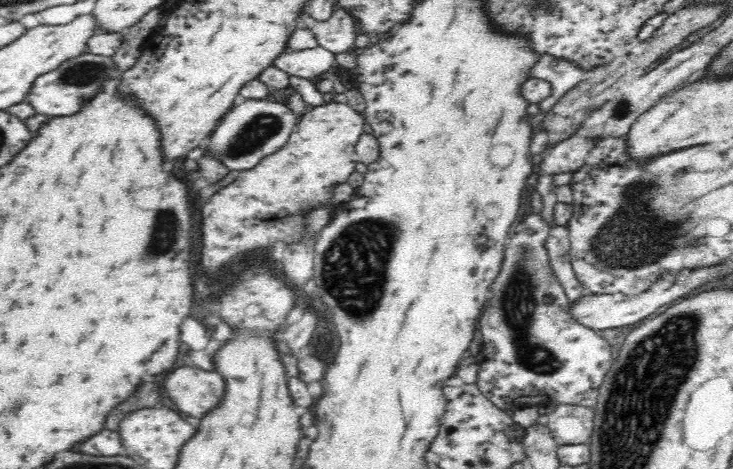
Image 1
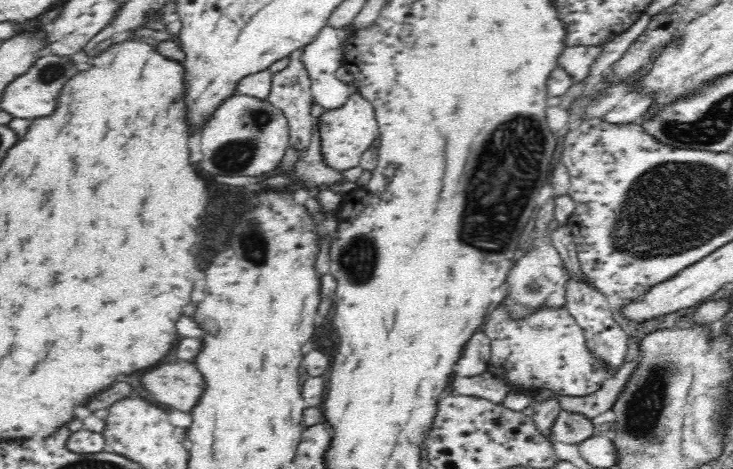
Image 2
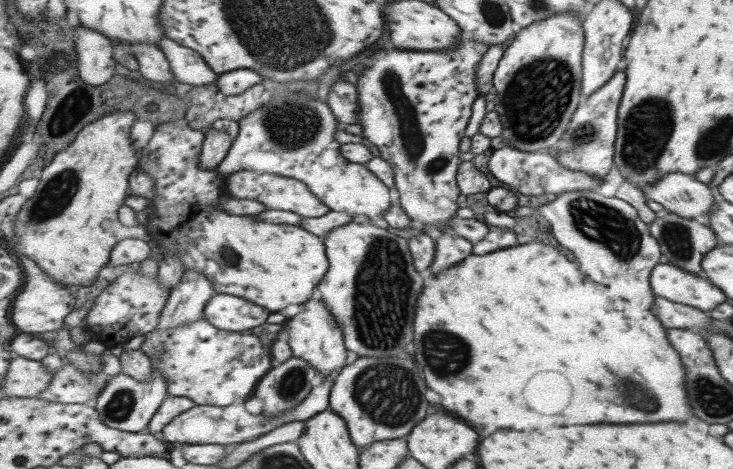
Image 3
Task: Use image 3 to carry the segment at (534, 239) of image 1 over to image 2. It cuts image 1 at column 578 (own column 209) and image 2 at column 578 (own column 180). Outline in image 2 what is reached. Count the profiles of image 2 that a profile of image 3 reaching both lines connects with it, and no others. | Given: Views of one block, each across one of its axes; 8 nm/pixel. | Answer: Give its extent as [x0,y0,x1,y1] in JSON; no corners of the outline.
[482,303,614,396]

